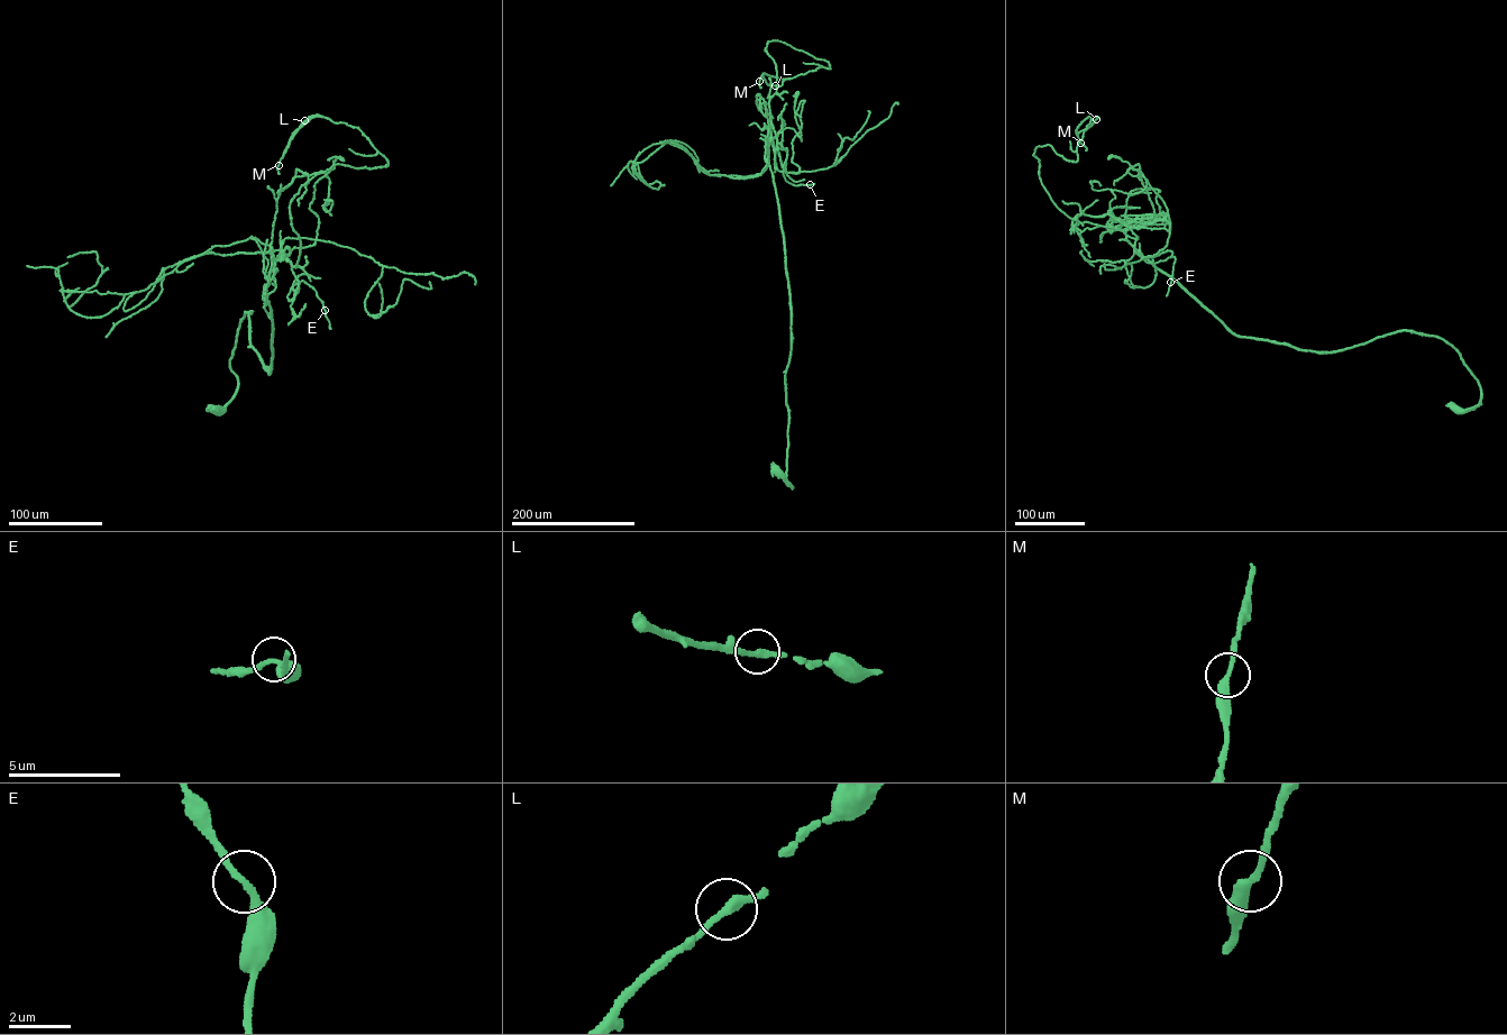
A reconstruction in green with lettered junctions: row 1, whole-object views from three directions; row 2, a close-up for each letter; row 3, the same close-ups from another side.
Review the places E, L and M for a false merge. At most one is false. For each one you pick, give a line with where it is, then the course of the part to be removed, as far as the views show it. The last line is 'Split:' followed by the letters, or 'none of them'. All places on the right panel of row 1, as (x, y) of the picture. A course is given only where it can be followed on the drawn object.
Split: none of them

